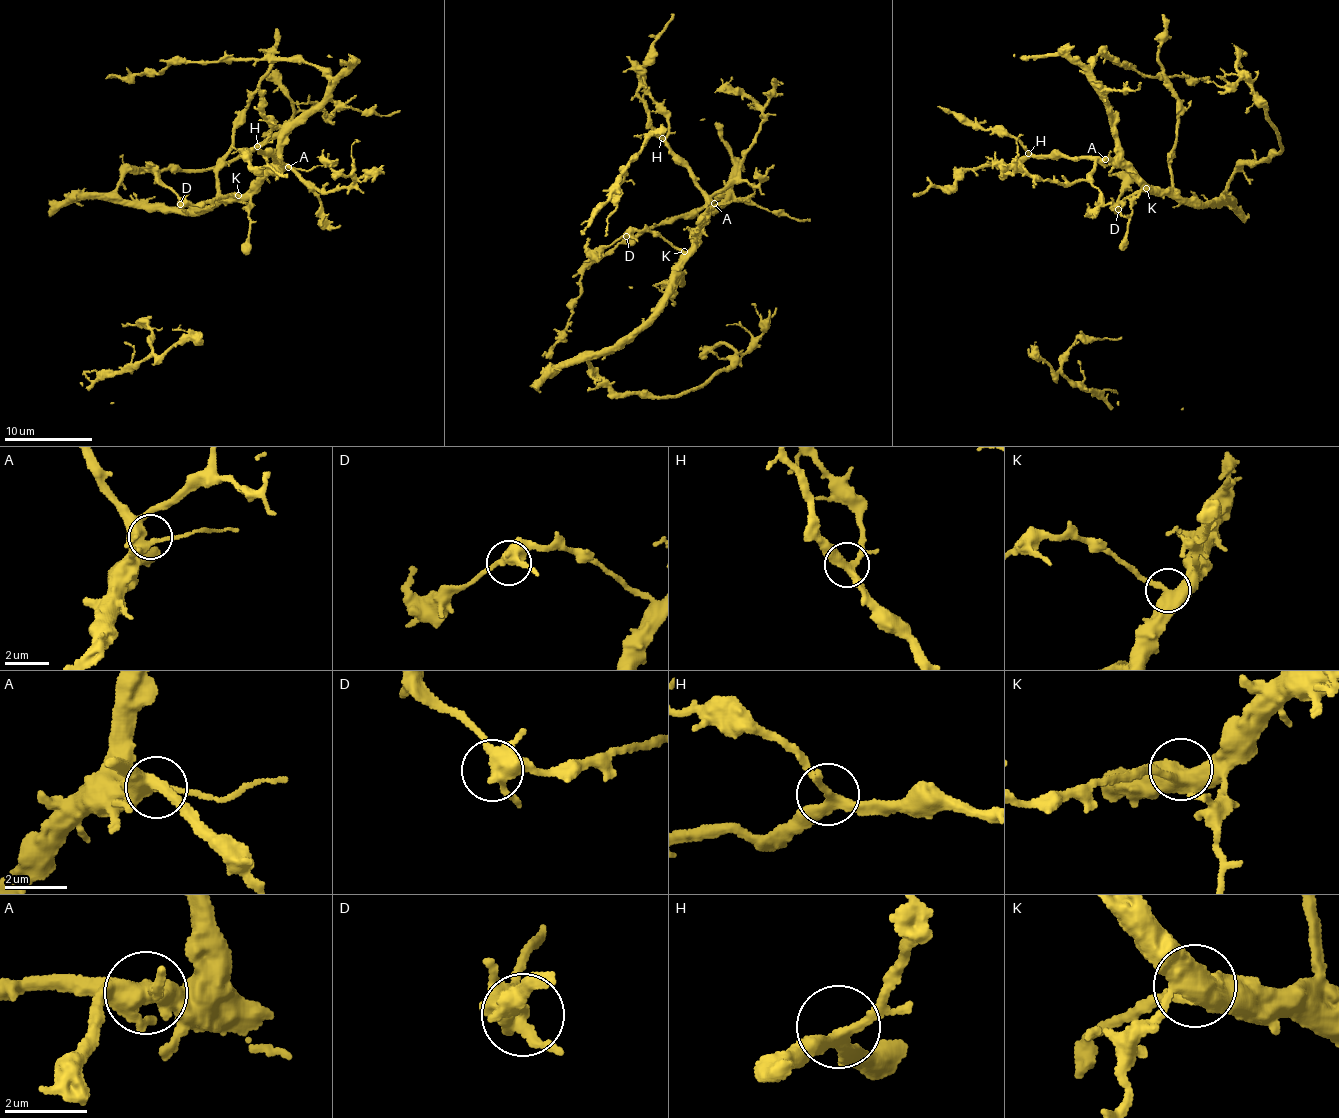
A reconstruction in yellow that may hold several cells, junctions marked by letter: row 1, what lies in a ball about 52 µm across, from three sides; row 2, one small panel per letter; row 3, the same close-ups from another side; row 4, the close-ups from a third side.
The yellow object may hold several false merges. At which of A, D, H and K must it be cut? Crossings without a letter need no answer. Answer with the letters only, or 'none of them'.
none of them

